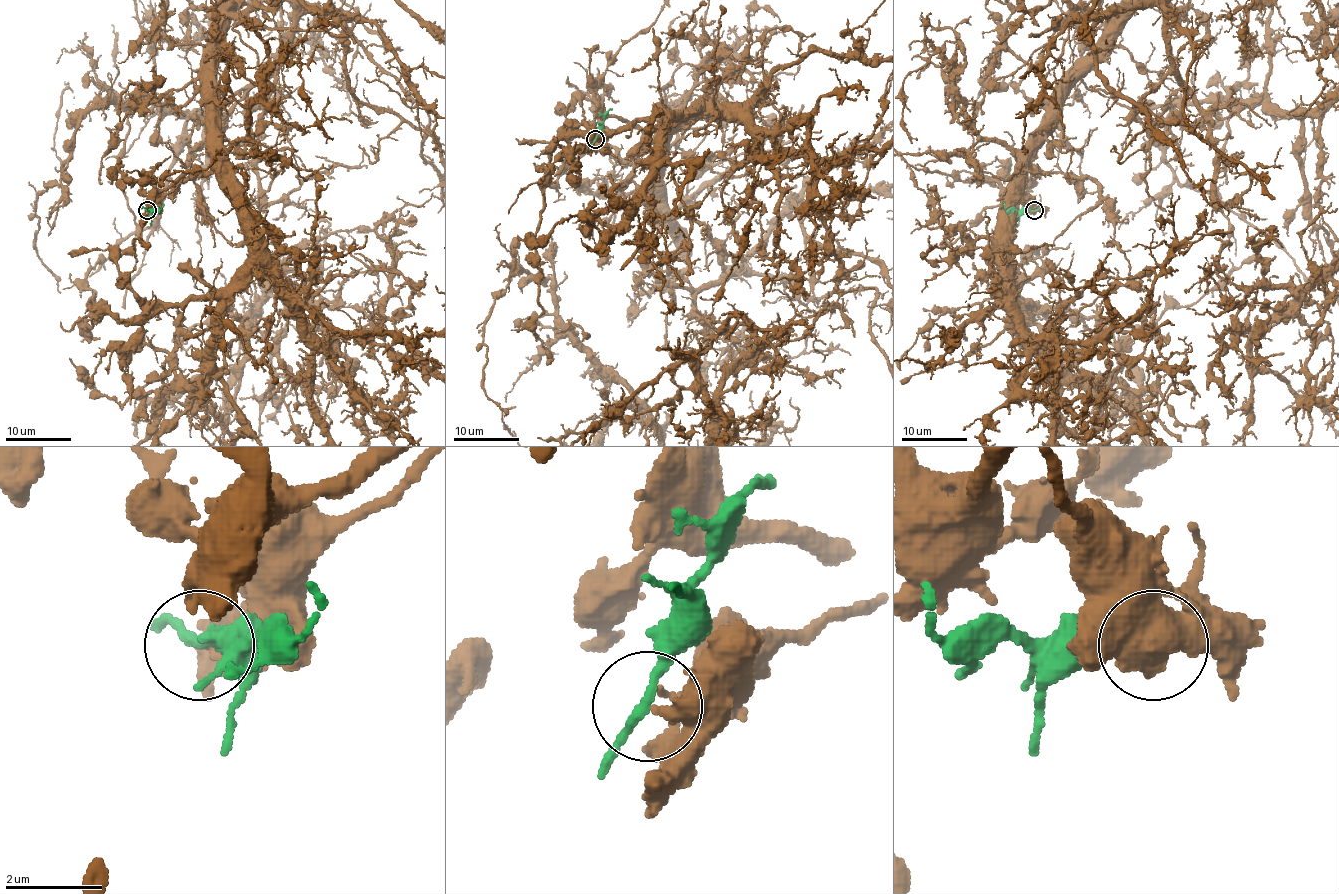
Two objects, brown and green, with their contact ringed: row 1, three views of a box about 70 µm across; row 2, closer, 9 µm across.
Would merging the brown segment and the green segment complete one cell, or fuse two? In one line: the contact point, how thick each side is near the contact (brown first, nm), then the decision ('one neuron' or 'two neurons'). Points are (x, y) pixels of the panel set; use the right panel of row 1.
at (1034, 210); 440 nm thick on the brown side, 200 nm on the other; two neurons

